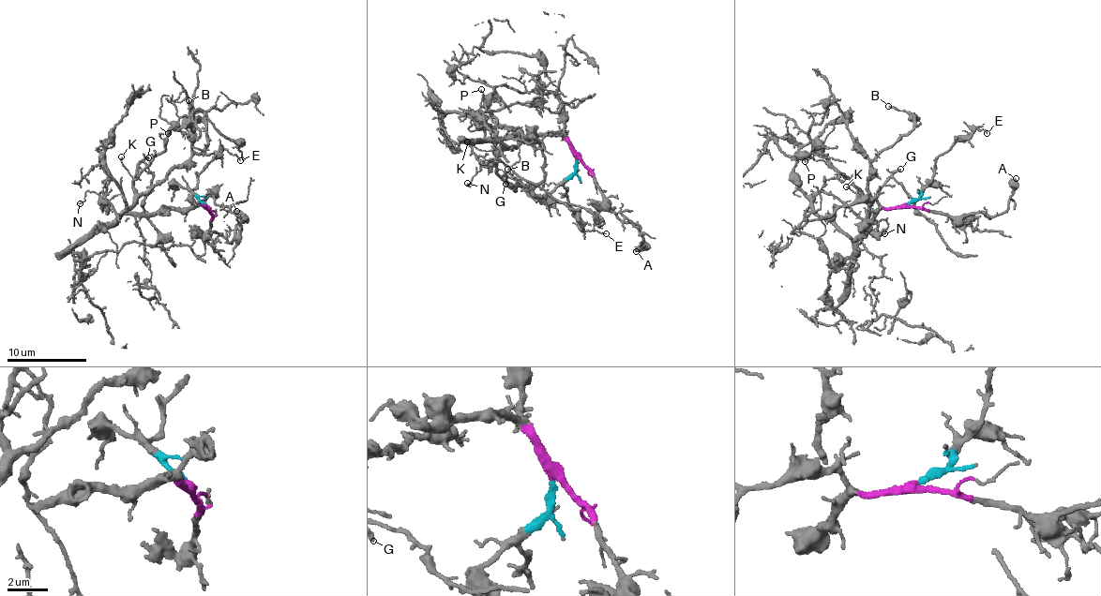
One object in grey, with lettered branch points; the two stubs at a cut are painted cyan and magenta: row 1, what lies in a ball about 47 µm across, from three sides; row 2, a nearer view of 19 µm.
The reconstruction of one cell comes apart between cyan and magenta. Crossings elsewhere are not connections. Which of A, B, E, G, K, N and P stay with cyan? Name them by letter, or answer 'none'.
E

